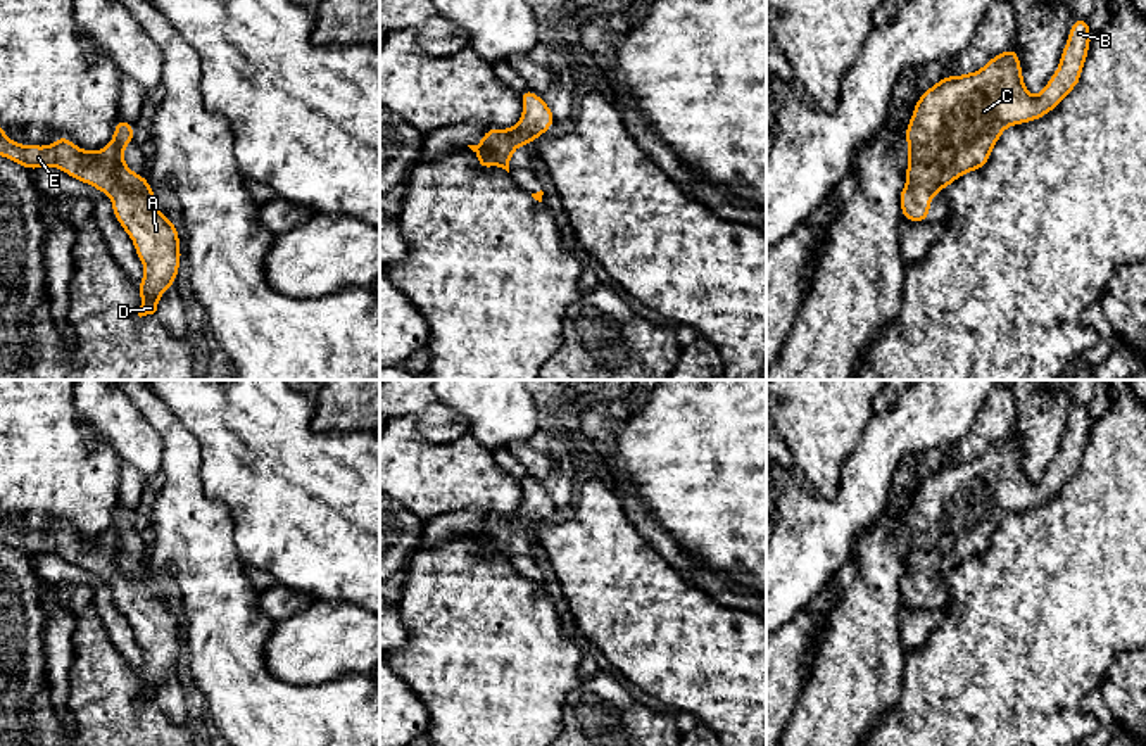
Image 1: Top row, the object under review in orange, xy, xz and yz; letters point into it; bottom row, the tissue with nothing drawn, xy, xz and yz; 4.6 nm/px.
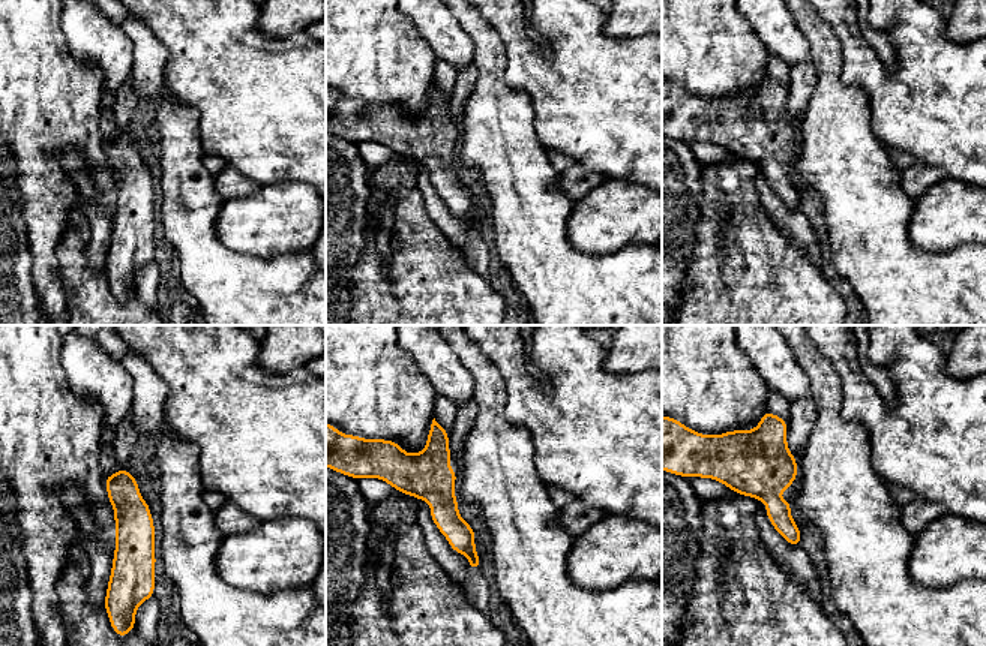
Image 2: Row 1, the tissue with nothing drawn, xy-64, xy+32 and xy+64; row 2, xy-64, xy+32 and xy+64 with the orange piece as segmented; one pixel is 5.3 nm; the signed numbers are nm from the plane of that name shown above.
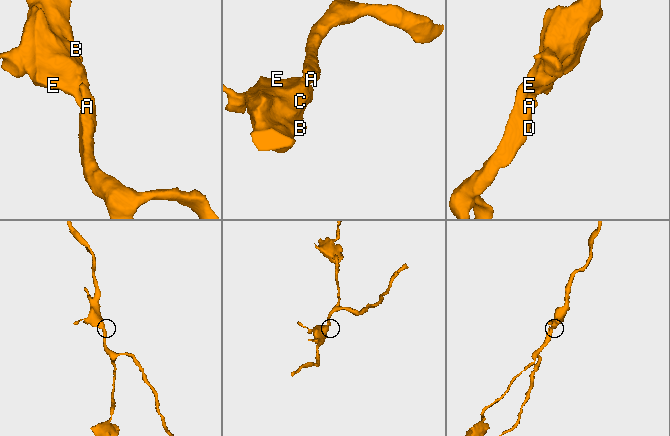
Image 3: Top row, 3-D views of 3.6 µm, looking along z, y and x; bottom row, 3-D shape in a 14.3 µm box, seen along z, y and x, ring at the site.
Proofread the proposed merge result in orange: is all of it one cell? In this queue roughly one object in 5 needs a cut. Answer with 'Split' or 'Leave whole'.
Leave whole

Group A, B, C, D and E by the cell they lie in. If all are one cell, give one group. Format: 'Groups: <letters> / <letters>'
Groups: A B C D E

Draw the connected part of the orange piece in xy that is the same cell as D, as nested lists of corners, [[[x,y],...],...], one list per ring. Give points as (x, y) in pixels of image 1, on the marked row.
[[[117,119],[110,143],[97,152],[76,147],[67,136],[52,145],[21,145],[7,138],[0,126],[0,155],[28,168],[57,168],[74,180],[107,193],[112,212],[135,243],[145,276],[136,283],[142,297],[138,316],[154,314],[162,294],[176,283],[179,271],[179,230],[154,207],[155,190],[143,174],[124,164],[124,147],[135,142],[135,130]]]

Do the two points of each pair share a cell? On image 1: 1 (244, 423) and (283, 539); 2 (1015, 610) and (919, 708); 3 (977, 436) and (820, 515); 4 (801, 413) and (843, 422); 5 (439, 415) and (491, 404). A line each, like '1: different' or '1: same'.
1: same
2: same
3: different
4: same
5: different

